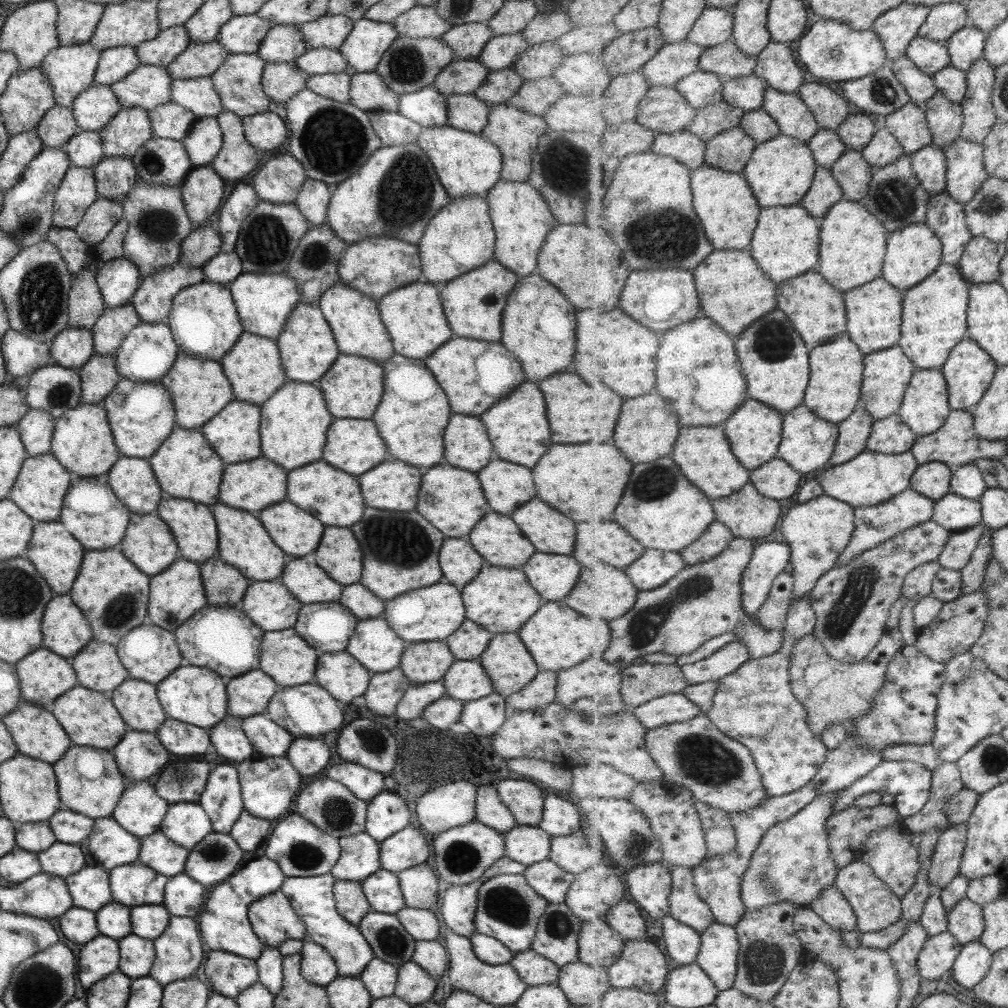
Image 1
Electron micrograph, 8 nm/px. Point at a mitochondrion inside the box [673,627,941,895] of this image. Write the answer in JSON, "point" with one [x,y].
{"point":[845,698]}

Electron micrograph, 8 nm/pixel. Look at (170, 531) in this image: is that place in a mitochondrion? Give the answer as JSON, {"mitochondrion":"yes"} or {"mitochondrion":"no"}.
{"mitochondrion":"no"}

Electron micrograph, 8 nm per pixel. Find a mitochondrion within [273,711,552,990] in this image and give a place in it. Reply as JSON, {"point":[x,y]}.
{"point":[507,904]}

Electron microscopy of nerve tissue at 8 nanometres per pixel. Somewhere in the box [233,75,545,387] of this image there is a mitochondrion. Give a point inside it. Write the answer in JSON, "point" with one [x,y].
{"point":[333,140]}

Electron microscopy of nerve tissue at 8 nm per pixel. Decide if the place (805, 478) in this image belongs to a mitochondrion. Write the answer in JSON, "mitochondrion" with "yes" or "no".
{"mitochondrion":"no"}

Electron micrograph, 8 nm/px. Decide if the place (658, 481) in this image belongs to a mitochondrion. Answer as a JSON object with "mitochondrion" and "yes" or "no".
{"mitochondrion":"yes"}

